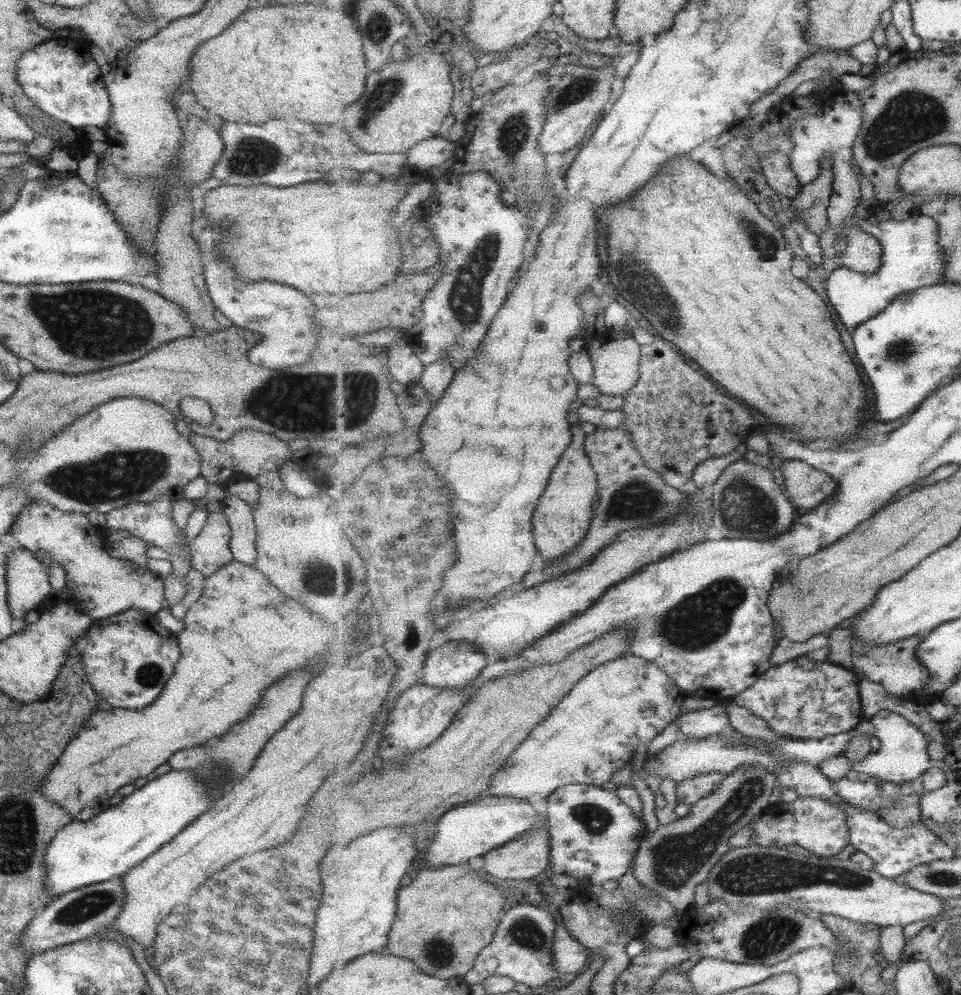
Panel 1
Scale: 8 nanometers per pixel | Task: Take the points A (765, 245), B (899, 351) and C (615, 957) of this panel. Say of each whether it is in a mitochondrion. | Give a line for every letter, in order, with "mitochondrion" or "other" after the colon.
A: mitochondrion
B: mitochondrion
C: other

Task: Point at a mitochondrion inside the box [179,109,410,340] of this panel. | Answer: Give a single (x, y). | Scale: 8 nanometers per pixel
(255, 156)

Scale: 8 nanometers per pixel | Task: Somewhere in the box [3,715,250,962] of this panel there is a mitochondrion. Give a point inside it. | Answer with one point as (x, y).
(92, 903)

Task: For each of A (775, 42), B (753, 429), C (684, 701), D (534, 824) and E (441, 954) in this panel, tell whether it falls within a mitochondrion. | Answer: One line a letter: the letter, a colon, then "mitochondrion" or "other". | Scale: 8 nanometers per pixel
A: mitochondrion
B: other
C: other
D: other
E: mitochondrion

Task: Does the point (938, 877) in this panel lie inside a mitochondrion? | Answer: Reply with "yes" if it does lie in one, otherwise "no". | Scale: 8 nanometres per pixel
yes

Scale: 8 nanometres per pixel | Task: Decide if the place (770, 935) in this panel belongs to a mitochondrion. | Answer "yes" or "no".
yes

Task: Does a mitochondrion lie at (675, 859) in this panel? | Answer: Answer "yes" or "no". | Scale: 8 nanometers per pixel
yes

